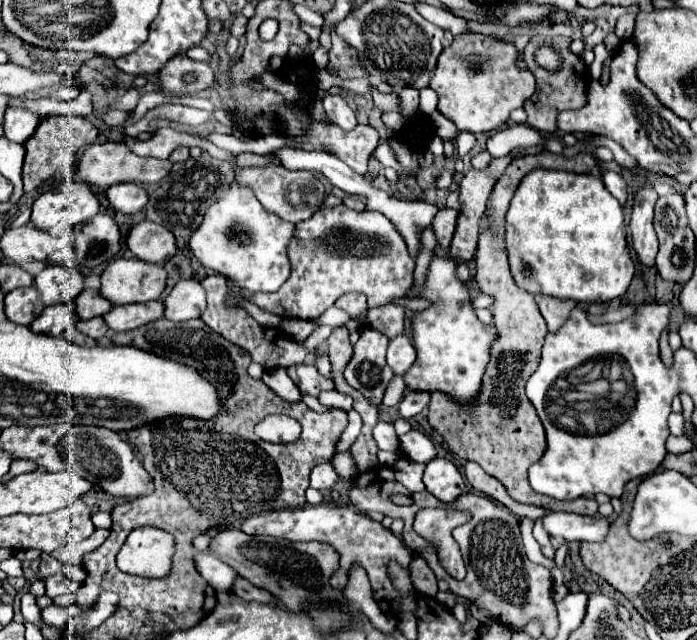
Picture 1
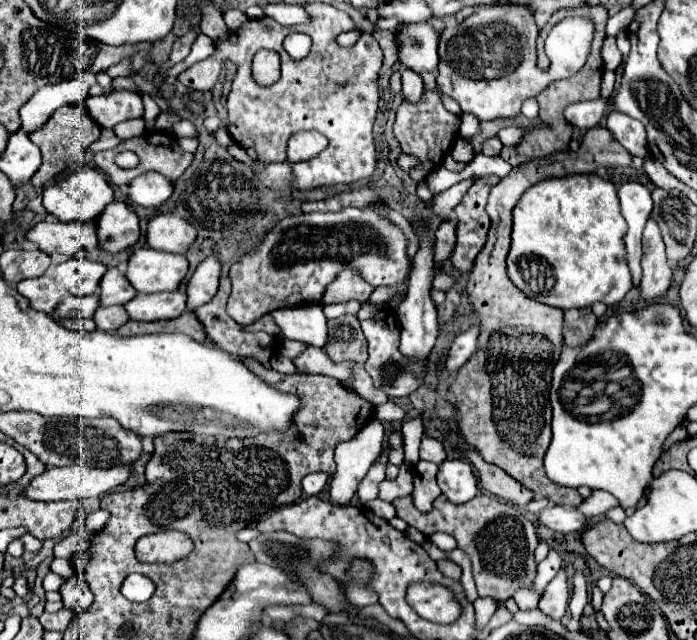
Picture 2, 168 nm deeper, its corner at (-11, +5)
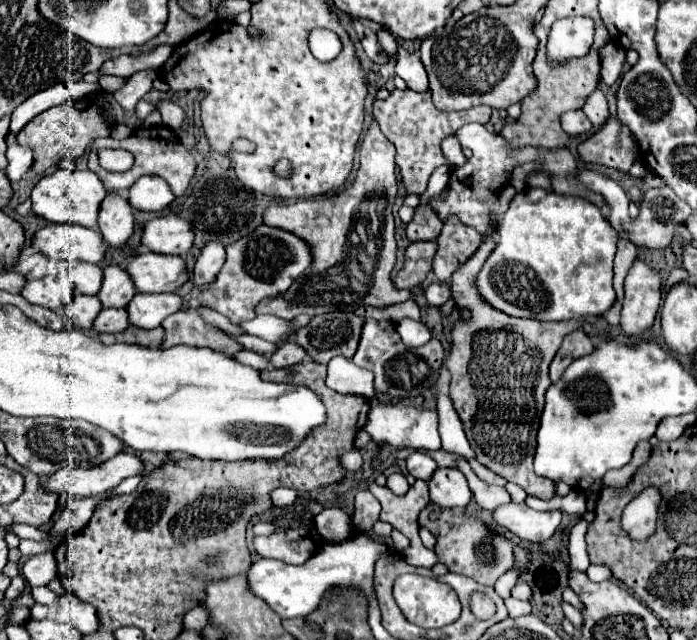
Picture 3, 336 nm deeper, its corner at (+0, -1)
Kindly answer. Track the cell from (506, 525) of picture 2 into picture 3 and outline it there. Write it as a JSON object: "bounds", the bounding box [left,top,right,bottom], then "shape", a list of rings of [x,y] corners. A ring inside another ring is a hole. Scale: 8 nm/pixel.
{"bounds":[418,503,514,585],"shape":[[[430,503],[422,513],[418,523],[426,527],[436,537],[436,555],[438,561],[448,567],[452,573],[460,573],[466,577],[472,577],[474,581],[482,585],[494,585],[500,575],[504,575],[514,565],[512,555],[512,543],[496,533],[492,533],[482,521],[466,517],[466,515],[454,515],[450,509],[444,509],[440,505]]]}

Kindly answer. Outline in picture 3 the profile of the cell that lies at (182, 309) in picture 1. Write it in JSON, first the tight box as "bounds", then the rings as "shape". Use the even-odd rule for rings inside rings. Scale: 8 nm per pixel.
{"bounds":[194,241,226,287],"shape":[[[210,241],[198,261],[196,261],[196,267],[194,267],[194,285],[196,287],[204,287],[208,285],[216,275],[218,271],[222,269],[226,261],[226,251],[224,251],[224,245],[220,245],[220,241]]]}

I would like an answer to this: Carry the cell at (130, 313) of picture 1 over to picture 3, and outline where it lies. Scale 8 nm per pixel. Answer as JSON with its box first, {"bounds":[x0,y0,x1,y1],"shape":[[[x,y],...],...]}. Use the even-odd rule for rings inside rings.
{"bounds":[126,293,182,329],"shape":[[[136,293],[134,299],[130,301],[130,305],[126,307],[126,311],[130,313],[130,323],[134,327],[140,327],[140,329],[156,329],[160,327],[160,323],[176,313],[178,309],[182,307],[182,297],[176,295],[176,293]]]}

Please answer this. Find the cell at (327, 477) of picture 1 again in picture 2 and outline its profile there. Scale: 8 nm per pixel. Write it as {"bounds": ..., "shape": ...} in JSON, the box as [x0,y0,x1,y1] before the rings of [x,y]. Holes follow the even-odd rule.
{"bounds":[303,471,329,497],"shape":[[[319,471],[319,473],[311,473],[303,479],[303,497],[311,497],[311,495],[319,495],[323,491],[323,487],[327,485],[329,475]]]}

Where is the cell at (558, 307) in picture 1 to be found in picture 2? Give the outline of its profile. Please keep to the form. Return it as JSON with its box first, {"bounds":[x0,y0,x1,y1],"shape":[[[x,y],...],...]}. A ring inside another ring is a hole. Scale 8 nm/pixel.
{"bounds":[563,307,597,345],"shape":[[[591,307],[563,311],[563,339],[567,345],[587,343],[597,325],[597,317]]]}

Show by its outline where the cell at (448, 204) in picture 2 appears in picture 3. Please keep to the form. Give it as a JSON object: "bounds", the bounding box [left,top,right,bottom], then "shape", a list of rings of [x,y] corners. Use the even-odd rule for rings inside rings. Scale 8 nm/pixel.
{"bounds":[406,205,442,243],"shape":[[[420,205],[416,207],[414,219],[406,225],[406,237],[410,243],[414,241],[436,241],[442,229],[442,221],[432,213],[430,205]]]}

